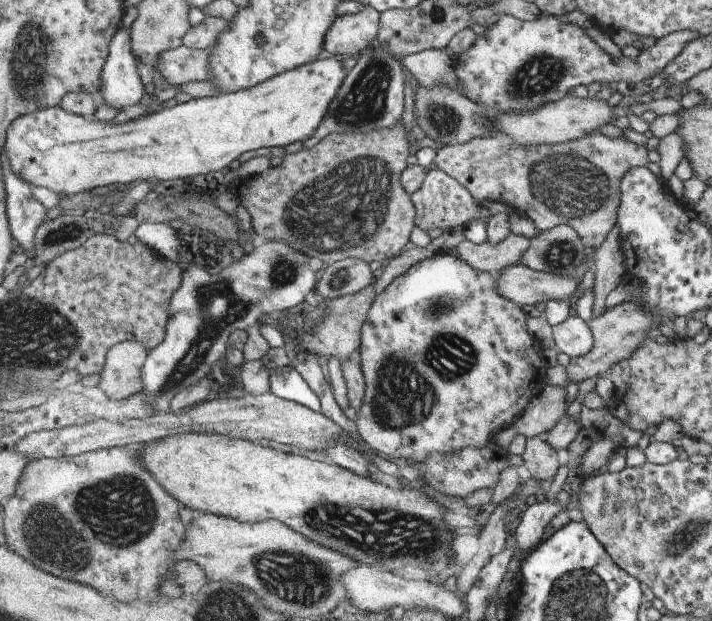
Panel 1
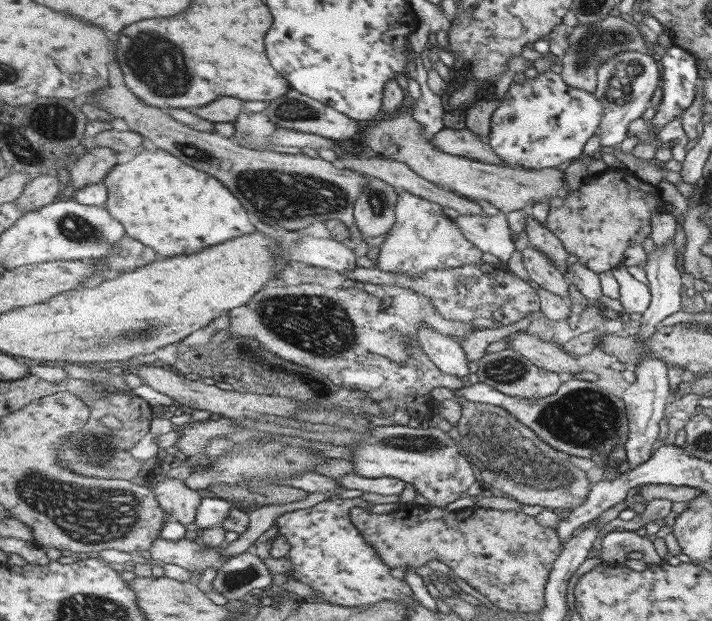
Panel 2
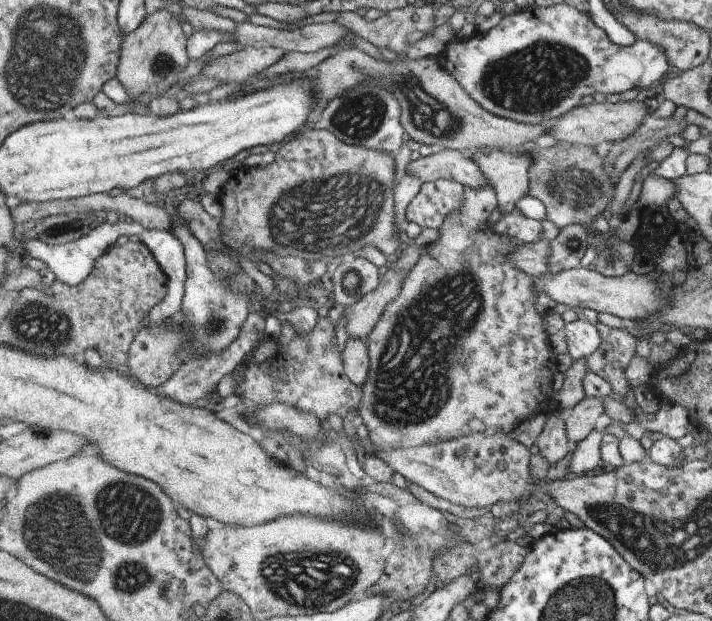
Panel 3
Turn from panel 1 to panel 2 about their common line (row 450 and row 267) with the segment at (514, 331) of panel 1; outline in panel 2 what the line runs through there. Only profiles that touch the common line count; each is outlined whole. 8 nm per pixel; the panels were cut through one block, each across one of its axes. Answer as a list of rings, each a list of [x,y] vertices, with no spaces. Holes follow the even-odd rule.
[[[400,191],[396,204],[397,222],[379,246],[375,270],[418,277],[433,269],[459,268],[470,264],[483,265],[483,251],[474,239],[468,239],[461,227],[445,213],[442,205],[415,194]]]

